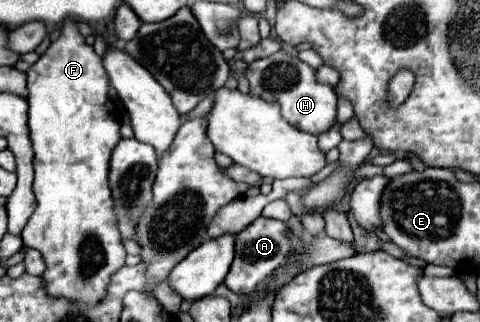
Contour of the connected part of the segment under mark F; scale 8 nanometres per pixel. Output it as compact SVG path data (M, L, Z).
M65 20L59 40L27 70L37 208L21 232L23 246L43 254L47 268L41 278L47 296L87 306L107 296L111 276L125 266L127 256L107 184L109 158L121 140L121 122L107 98L107 86L101 58L85 44L73 20Z

